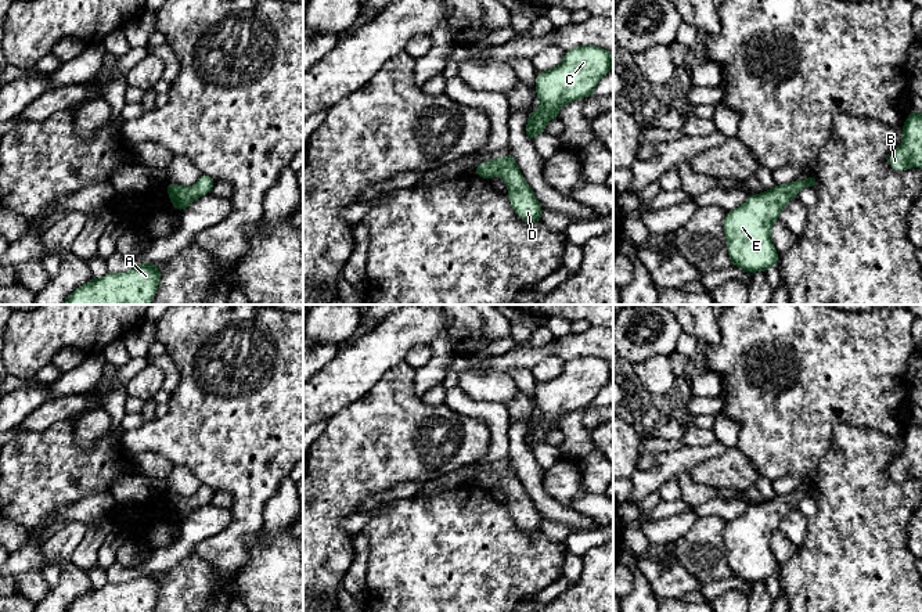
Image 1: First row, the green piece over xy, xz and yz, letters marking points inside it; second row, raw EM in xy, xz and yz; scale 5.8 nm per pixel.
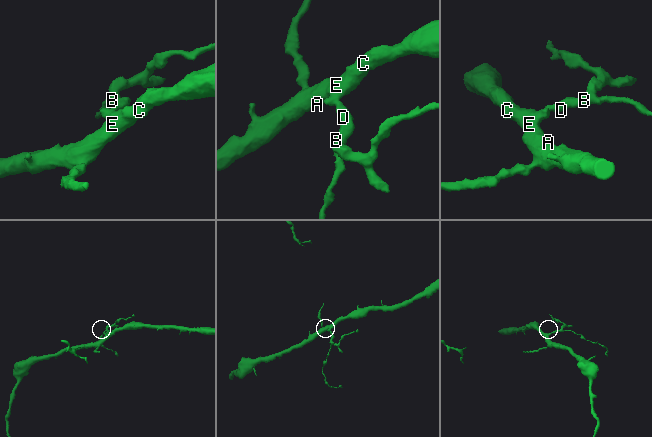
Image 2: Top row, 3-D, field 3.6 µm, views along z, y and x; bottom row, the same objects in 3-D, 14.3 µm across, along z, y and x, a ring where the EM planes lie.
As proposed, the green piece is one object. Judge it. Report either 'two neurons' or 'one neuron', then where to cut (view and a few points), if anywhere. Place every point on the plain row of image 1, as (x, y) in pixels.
one neuron; cut none

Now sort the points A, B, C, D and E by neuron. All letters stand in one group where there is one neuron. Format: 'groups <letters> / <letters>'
groups A B C D E

